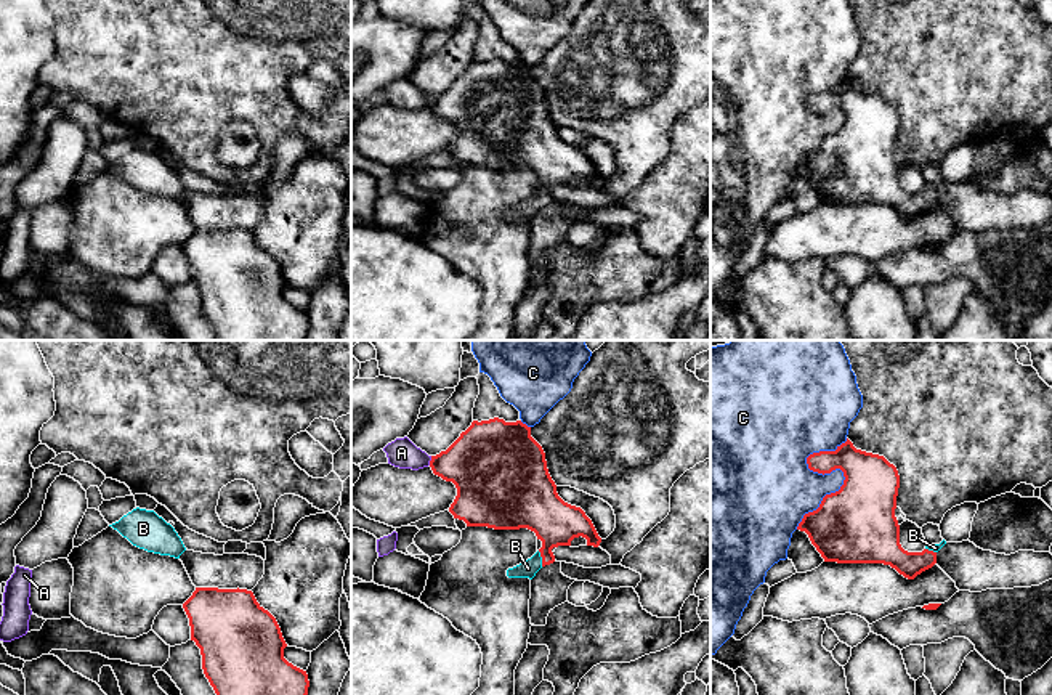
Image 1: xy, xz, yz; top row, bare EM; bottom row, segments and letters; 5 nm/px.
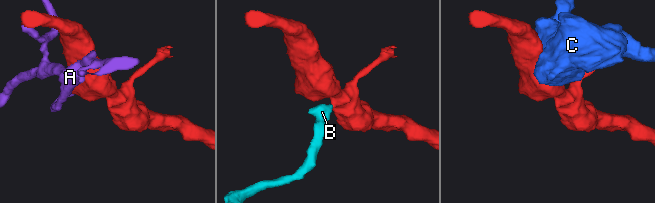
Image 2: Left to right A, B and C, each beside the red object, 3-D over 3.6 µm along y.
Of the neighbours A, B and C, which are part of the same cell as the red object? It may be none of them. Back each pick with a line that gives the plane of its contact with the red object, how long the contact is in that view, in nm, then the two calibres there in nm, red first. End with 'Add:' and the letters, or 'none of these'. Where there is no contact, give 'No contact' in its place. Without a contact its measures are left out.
B: Touches red in xz. Shared border 80 nm. Thickness 220 nm (red) against 90 nm
Add: B

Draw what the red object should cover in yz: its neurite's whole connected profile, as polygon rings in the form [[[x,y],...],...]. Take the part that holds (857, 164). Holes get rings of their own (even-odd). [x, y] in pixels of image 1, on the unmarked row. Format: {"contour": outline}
{"contour": [[[847,79],[836,91],[819,91],[807,98],[808,109],[818,114],[844,112],[839,132],[826,135],[819,148],[803,156],[797,170],[805,172],[824,202],[884,204],[908,220],[937,204],[937,193],[946,185],[927,185],[922,193],[908,193],[900,185],[900,165],[895,157],[900,116],[884,96],[856,90]]]}

